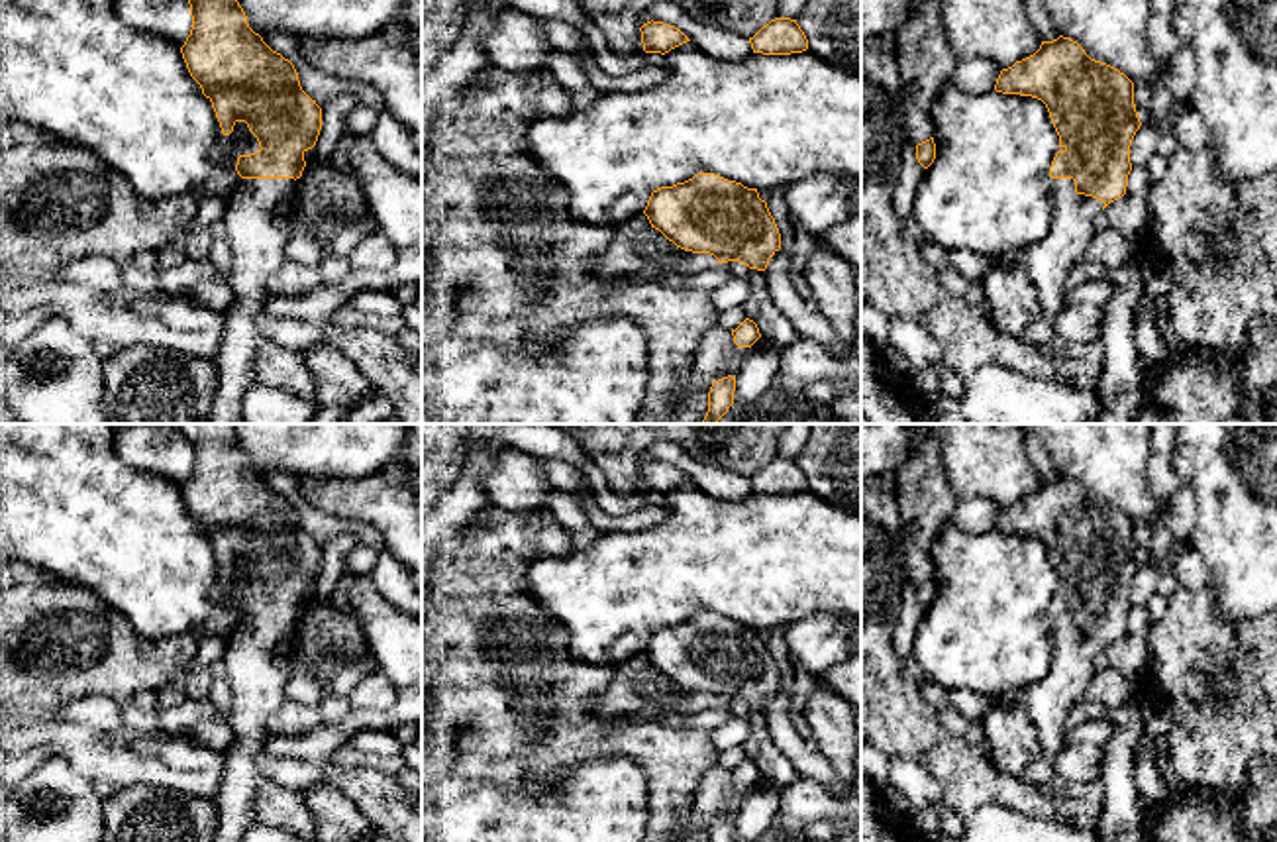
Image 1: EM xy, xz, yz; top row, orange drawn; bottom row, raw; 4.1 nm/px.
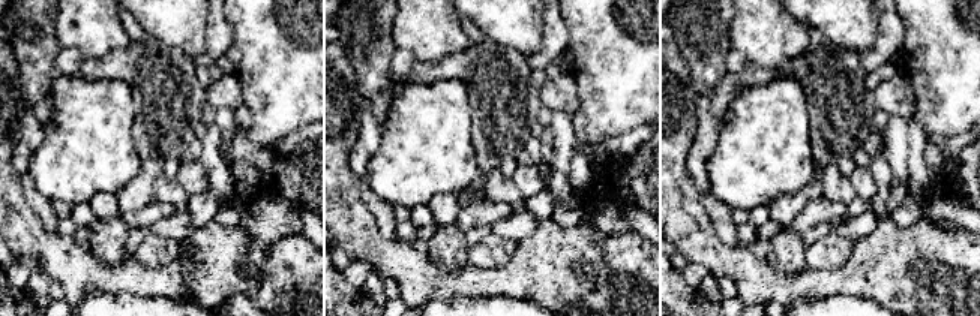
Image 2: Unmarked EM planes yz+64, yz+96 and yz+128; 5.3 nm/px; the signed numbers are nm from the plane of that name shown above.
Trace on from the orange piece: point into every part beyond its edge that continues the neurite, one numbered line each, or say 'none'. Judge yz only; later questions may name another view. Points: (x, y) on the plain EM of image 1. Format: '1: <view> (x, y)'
1: yz (1048, 701)

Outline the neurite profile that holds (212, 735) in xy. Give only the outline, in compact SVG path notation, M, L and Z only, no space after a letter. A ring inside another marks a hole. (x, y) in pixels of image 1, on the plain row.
M222 720L222 722L200 722L194 726L186 736L198 740L210 750L228 750L228 746L233 740L233 730L231 726Z

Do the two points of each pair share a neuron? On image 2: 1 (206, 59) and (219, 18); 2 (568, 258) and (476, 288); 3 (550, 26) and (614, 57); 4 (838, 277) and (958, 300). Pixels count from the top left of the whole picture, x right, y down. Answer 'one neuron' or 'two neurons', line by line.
1: one neuron
2: one neuron
3: two neurons
4: one neuron

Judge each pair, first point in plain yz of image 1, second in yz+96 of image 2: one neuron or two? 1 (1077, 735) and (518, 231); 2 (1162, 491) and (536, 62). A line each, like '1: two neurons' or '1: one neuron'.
1: one neuron
2: one neuron

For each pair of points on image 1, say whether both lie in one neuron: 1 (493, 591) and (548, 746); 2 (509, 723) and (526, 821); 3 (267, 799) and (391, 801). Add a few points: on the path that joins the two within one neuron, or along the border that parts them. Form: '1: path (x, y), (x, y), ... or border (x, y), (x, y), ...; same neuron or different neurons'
1: path (495, 631), (524, 660), (534, 682), (534, 707); same neuron
2: border (479, 780), (503, 786); different neurons
3: border (261, 780), (271, 780), (299, 793); different neurons

